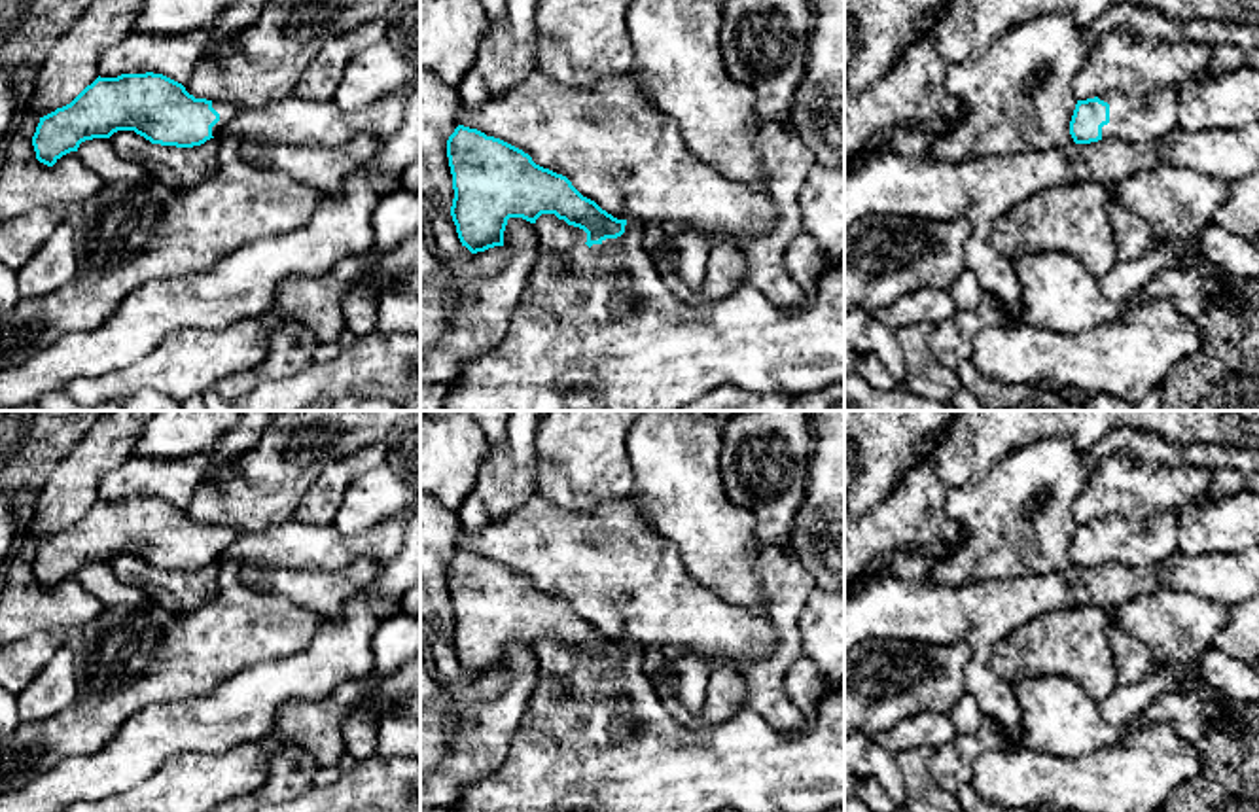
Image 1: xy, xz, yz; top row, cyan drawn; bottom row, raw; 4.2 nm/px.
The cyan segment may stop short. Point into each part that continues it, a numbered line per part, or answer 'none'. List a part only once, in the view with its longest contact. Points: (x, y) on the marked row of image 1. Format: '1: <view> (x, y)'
1: yz (1142, 120)

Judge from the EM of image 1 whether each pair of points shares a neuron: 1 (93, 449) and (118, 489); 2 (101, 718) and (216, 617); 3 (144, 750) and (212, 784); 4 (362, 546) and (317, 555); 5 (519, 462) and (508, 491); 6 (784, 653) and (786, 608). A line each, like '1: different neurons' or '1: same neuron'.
1: different neurons
2: same neuron
3: different neurons
4: same neuron
5: same neuron
6: same neuron

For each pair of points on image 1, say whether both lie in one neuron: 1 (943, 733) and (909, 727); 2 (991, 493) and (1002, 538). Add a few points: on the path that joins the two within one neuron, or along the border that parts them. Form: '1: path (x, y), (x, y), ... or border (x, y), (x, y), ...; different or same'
1: path (936, 729), (917, 729); same
2: path (1002, 504), (1002, 527); same

